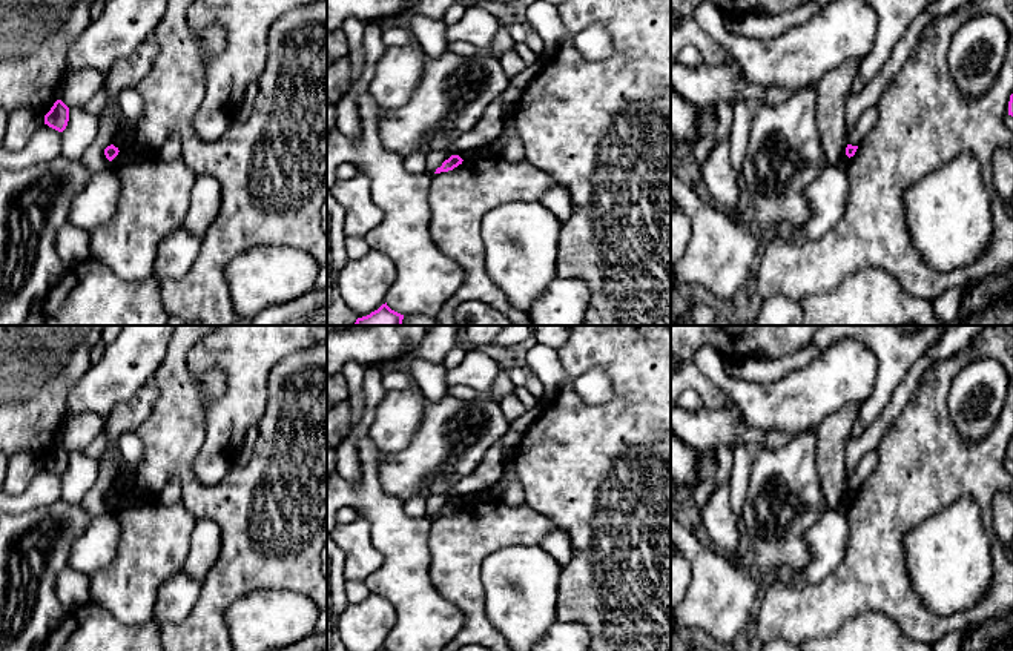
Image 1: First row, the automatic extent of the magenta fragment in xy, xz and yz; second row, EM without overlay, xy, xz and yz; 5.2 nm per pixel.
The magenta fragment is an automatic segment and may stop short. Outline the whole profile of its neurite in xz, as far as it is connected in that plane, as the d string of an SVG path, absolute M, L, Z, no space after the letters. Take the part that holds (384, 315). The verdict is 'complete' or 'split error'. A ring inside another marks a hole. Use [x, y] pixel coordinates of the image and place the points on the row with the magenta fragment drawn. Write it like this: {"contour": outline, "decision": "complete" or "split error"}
{"contour": "M387 302L367 316L358 318L353 326L402 326L404 315L391 310Z", "decision": "complete"}

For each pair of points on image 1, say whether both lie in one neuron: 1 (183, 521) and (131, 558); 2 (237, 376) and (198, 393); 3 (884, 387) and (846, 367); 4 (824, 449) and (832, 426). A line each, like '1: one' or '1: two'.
1: one
2: two
3: two
4: one

